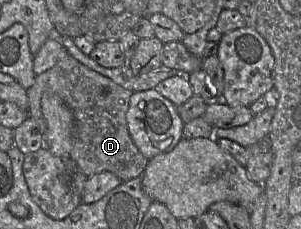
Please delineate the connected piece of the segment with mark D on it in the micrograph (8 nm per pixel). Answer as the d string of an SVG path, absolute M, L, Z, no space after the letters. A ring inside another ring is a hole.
M70 55L60 59L51 69L36 75L34 84L26 90L28 115L41 124L42 136L44 119L41 97L44 92L57 94L72 111L75 131L70 159L76 169L87 177L104 171L111 172L123 182L141 177L149 159L134 144L126 120L130 98L134 92L89 69Z

